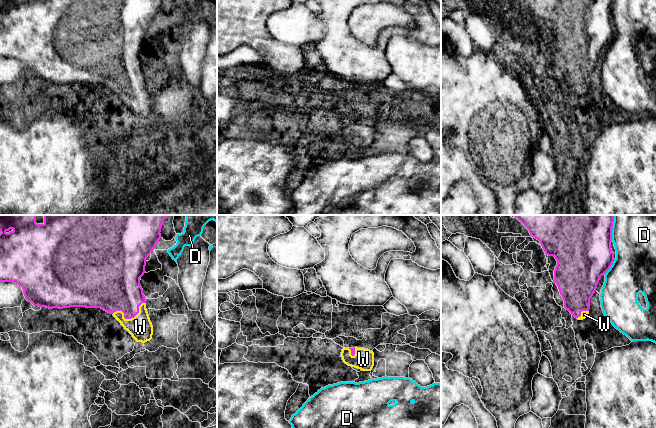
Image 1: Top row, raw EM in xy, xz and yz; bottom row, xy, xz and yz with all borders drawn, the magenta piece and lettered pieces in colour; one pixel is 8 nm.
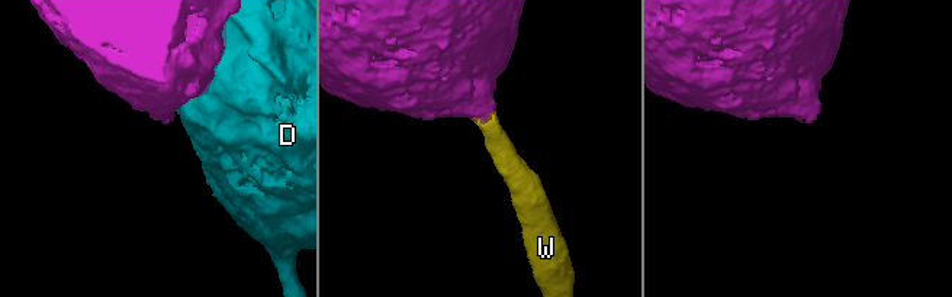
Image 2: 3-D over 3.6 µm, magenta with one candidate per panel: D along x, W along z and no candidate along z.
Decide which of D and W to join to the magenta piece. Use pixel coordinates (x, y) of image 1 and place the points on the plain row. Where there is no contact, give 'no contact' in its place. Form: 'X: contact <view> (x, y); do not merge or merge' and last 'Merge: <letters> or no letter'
D: contact yz (611, 8); do not merge
W: contact xy (129, 94); merge
Merge: W

